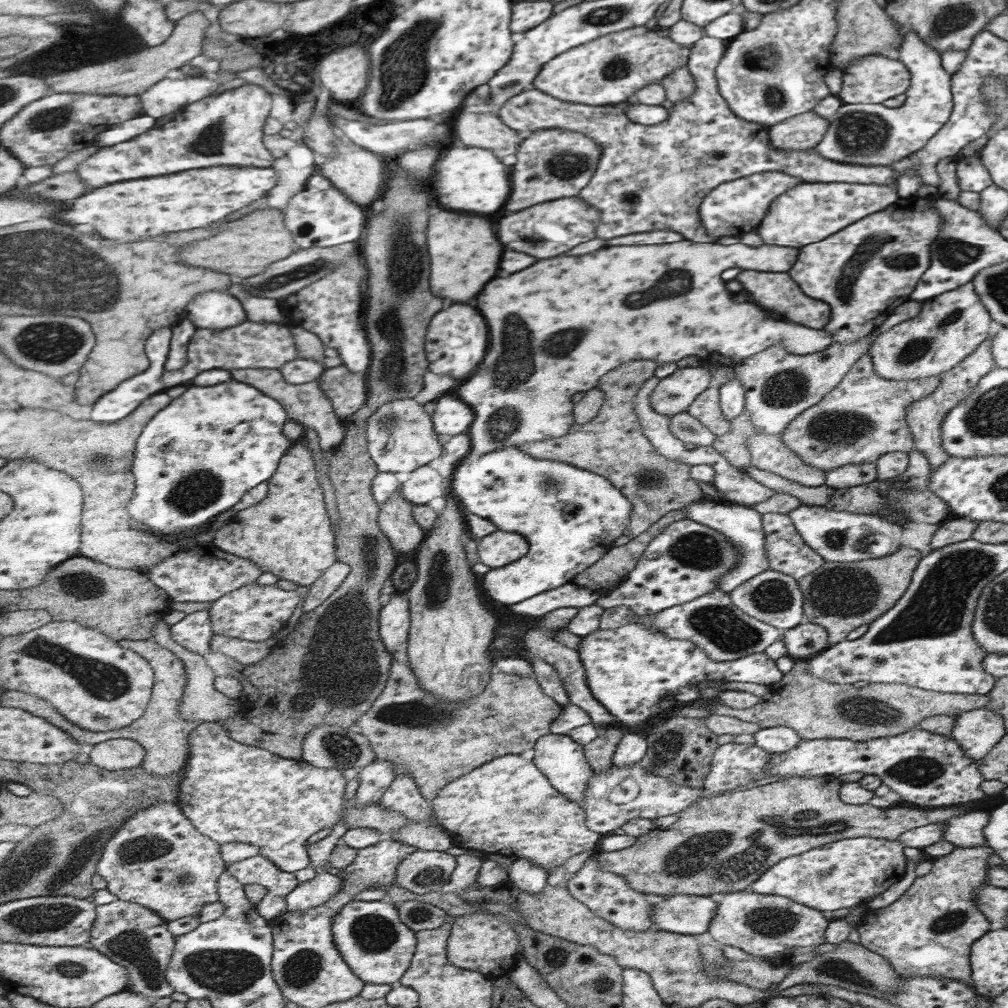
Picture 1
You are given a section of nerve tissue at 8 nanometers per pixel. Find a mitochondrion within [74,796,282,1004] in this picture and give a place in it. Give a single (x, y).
(223, 971)

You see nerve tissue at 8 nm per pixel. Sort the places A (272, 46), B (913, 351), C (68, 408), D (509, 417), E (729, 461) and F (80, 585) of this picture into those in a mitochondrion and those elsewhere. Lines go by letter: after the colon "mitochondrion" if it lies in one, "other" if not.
A: other
B: mitochondrion
C: other
D: mitochondrion
E: other
F: mitochondrion

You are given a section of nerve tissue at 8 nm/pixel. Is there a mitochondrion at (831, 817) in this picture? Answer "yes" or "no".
yes

